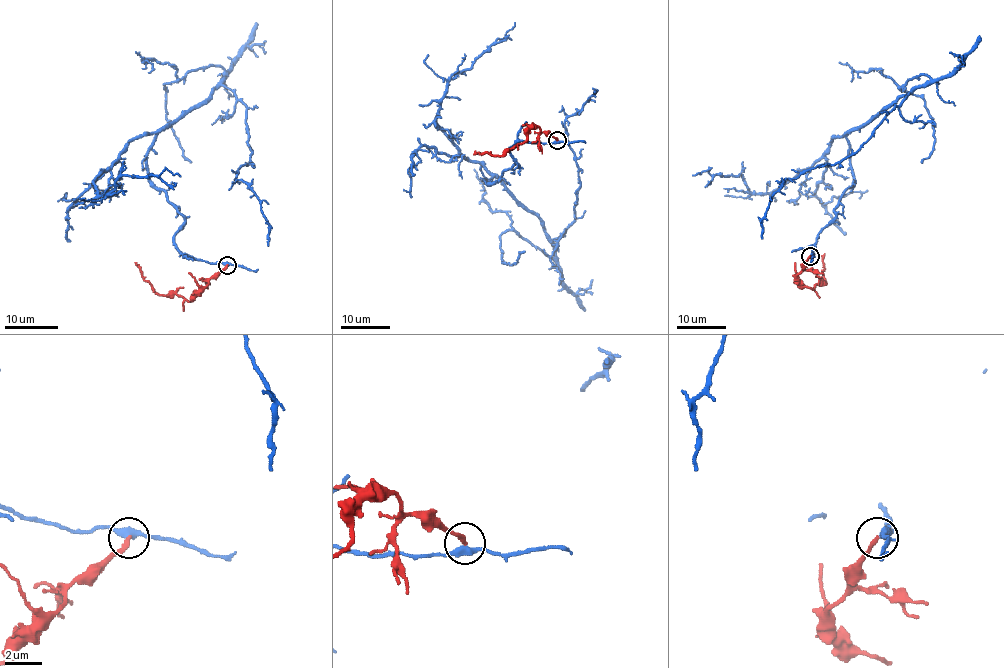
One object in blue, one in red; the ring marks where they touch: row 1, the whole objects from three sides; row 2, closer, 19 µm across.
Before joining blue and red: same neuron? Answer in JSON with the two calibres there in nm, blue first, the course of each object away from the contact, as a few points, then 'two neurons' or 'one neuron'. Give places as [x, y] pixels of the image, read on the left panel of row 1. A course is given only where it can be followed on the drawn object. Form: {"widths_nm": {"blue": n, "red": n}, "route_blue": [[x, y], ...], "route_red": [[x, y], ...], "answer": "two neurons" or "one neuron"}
{"widths_nm": {"blue": 360, "red": 200}, "route_blue": [[226, 265], [178, 249], [185, 217], [147, 150], [221, 85], [246, 108], [234, 179], [268, 245]], "route_red": [[226, 265], [189, 301], [177, 295], [159, 295], [144, 280], [135, 263]], "answer": "two neurons"}

